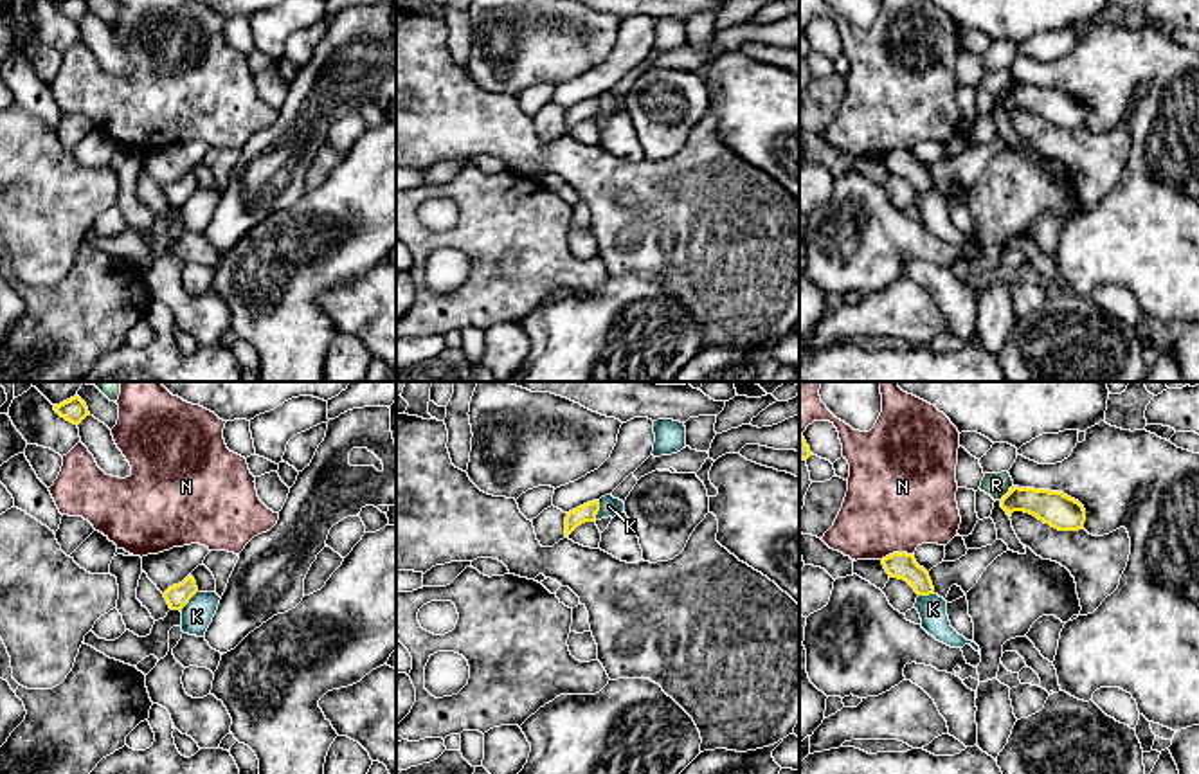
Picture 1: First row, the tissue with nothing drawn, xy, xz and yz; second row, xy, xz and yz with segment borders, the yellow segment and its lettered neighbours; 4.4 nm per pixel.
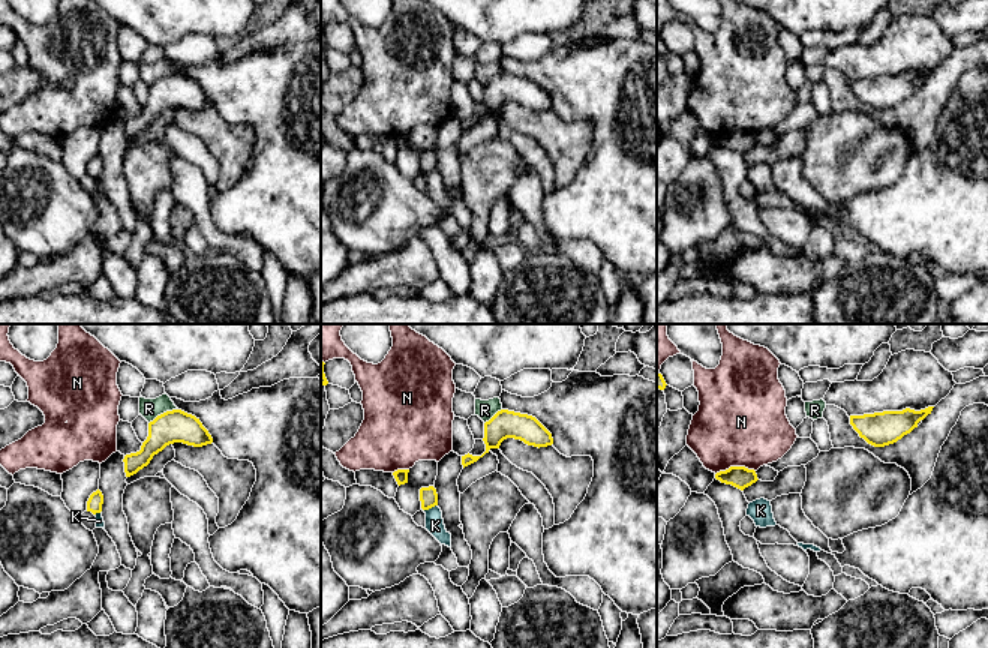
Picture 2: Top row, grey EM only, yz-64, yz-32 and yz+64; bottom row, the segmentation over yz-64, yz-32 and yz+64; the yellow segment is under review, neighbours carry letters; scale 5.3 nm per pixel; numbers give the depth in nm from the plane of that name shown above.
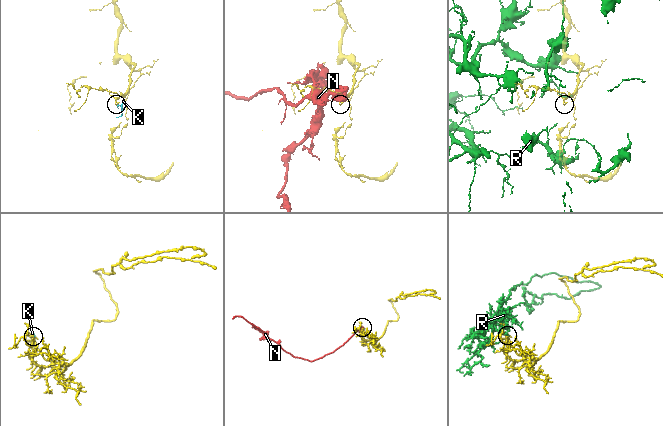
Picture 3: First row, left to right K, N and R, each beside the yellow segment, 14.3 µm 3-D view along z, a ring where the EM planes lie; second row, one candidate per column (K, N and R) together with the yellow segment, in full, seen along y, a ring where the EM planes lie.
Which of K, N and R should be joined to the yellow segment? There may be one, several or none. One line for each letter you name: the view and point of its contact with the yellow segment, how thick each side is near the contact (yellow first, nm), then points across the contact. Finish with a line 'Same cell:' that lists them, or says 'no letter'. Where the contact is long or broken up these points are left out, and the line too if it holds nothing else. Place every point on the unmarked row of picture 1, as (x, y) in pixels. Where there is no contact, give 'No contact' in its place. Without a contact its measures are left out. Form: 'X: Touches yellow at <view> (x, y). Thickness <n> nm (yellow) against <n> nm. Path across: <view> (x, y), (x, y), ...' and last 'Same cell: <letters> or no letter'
Same cell: no letter

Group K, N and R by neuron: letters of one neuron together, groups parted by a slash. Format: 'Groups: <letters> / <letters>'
Groups: K / N / R

